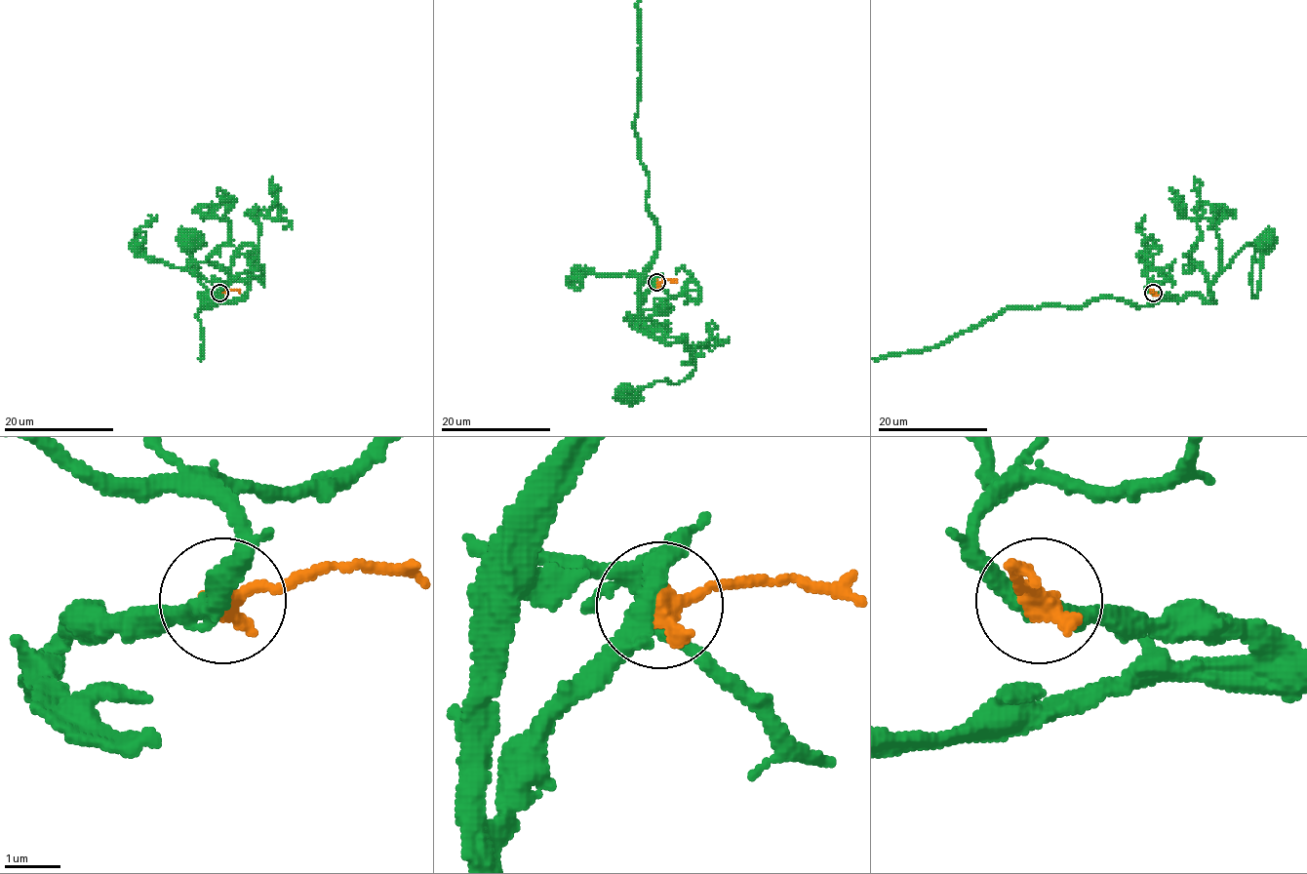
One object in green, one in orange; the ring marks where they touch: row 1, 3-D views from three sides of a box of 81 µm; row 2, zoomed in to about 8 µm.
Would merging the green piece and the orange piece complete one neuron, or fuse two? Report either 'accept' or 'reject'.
reject

